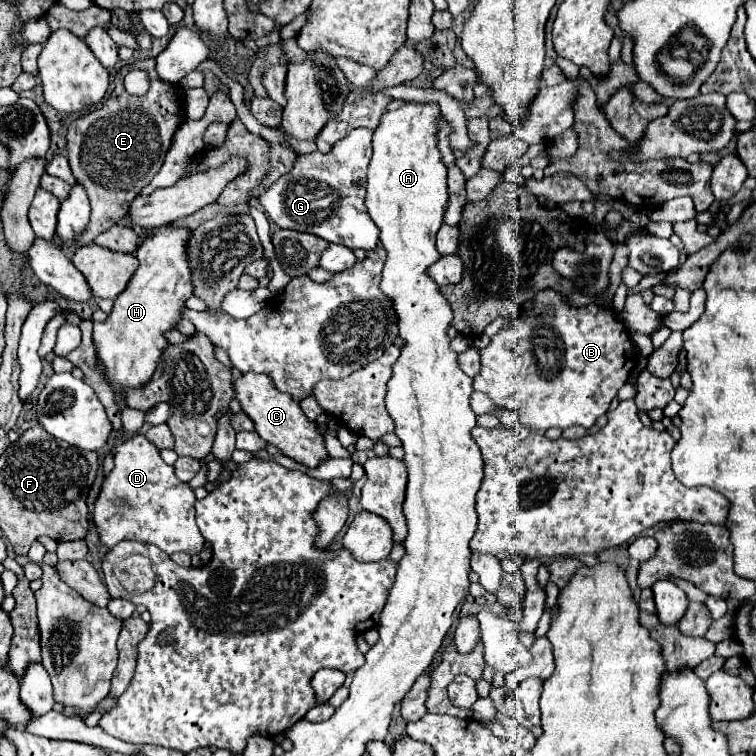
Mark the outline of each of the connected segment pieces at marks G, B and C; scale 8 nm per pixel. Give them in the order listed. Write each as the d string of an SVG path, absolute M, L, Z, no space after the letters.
M359 127L337 141L331 153L313 151L299 155L293 169L259 195L259 203L265 207L269 219L273 219L277 227L311 233L349 249L375 249L379 243L379 229L373 225L365 207L365 177L373 153L371 137L371 129Z
M551 289L539 291L529 313L523 313L519 319L507 323L497 335L493 335L489 347L479 353L481 371L473 381L475 391L485 393L499 407L517 411L521 423L529 429L537 429L539 433L545 433L549 427L593 427L597 417L607 413L613 397L627 383L631 369L637 365L635 345L629 337L629 331L621 321L615 319L611 309L603 309L599 305L571 307L559 293Z
M243 373L239 377L239 381L233 383L233 389L235 389L235 399L241 403L241 409L255 423L255 431L269 445L275 445L283 455L295 459L297 463L303 463L305 467L315 467L323 459L327 459L323 437L321 437L317 425L303 415L299 403L295 399L291 399L289 393L275 389L275 383L267 375Z

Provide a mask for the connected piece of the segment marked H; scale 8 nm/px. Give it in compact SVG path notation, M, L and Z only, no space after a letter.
M159 227L151 229L143 245L135 251L139 269L129 281L127 289L115 299L113 311L105 321L93 323L93 343L97 357L105 367L109 385L123 393L127 389L143 387L151 381L163 349L169 345L165 333L175 329L185 301L193 295L191 269L187 263L187 241L191 231L185 227Z

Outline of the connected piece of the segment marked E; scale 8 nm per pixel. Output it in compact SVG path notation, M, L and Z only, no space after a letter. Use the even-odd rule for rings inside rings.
M155 59L127 63L117 71L115 91L103 103L103 107L75 119L69 125L67 159L77 183L87 191L87 197L93 203L91 223L77 241L77 249L81 245L93 243L101 231L125 217L129 213L129 203L159 173L171 147L171 139L185 121L185 105L179 105L179 101L171 97L175 89L179 89L179 85L167 85L165 81L159 81L159 75L155 73ZM131 69L143 69L149 73L151 91L147 95L135 97L125 91L123 79Z

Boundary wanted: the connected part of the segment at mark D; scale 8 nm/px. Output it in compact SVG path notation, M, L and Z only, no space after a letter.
M135 435L117 445L115 467L103 481L93 519L105 547L133 539L153 543L167 555L177 551L197 555L203 549L205 539L197 529L193 505L195 495L189 483L175 477L173 467L163 463L159 449L145 435Z

